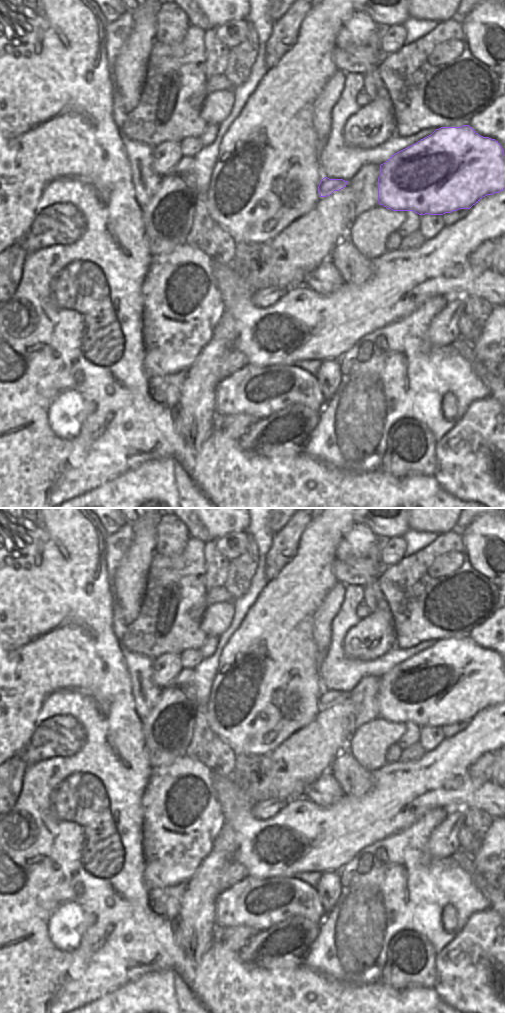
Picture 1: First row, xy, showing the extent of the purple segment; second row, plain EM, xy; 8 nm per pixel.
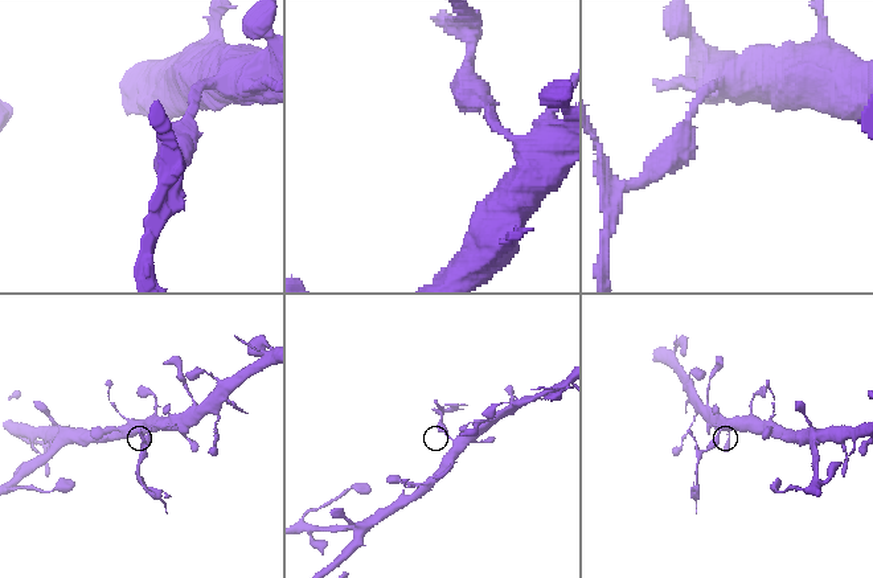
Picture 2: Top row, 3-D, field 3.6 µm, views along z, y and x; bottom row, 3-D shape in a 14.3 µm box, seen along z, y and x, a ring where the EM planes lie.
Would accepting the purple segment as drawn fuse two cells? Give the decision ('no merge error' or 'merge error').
merge error

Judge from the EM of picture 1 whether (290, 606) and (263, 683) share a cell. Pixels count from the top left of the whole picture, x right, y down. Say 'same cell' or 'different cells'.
same cell

